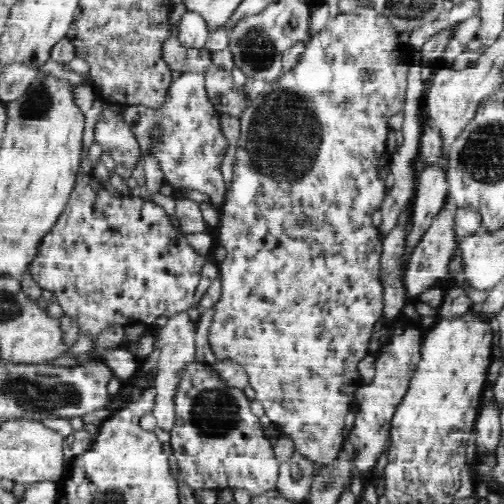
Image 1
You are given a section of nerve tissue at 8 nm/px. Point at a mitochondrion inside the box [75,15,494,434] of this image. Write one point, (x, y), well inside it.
(283, 112)

